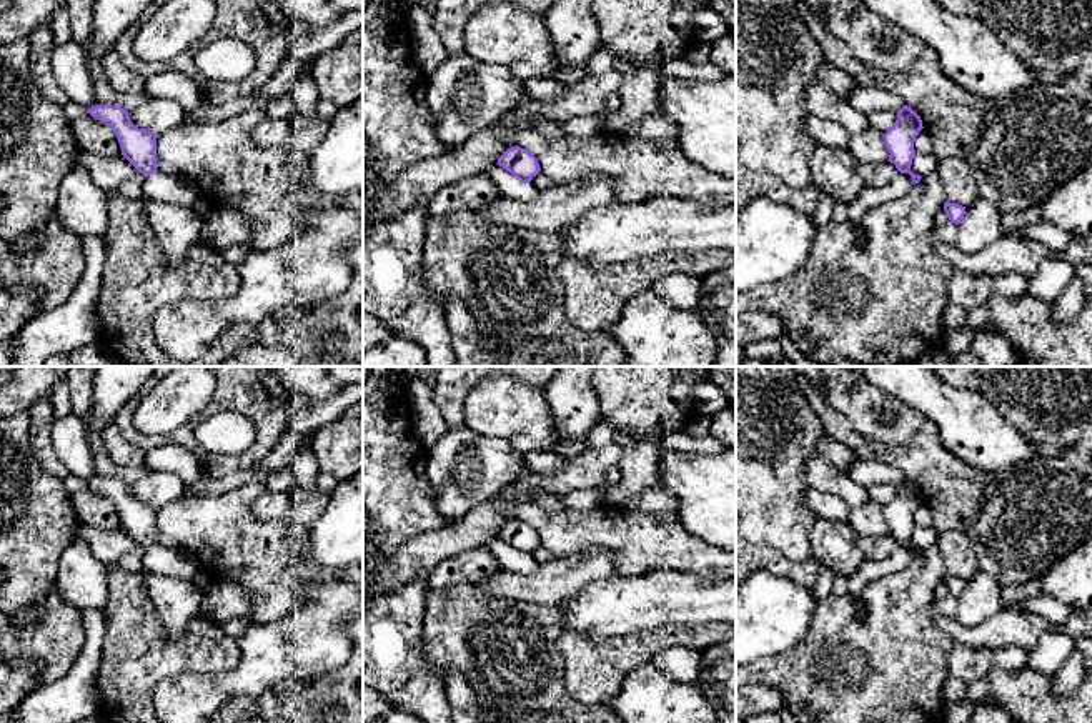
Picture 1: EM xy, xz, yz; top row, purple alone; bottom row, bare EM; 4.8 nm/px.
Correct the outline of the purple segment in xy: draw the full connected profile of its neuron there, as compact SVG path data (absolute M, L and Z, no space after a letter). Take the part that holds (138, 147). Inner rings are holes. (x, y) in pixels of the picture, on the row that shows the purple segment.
M73 40L55 47L52 72L57 83L65 90L70 102L82 105L87 113L110 127L118 138L122 155L143 175L156 170L158 135L135 127L128 112L122 107L98 105L93 82L88 72L87 52Z

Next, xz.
M521 147L508 148L499 158L498 163L511 175L514 175L521 183L531 182L539 172L538 158Z

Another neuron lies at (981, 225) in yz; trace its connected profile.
M975 198L957 225L956 248L964 255L984 250L992 242L1004 238L1002 217L995 205L984 198Z

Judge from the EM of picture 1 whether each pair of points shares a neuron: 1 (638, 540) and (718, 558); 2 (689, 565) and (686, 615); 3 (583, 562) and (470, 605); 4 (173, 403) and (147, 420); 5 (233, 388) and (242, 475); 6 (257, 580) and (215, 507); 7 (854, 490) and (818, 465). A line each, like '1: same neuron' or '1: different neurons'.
1: same neuron
2: different neurons
3: different neurons
4: same neuron
5: different neurons
6: same neuron
7: same neuron

